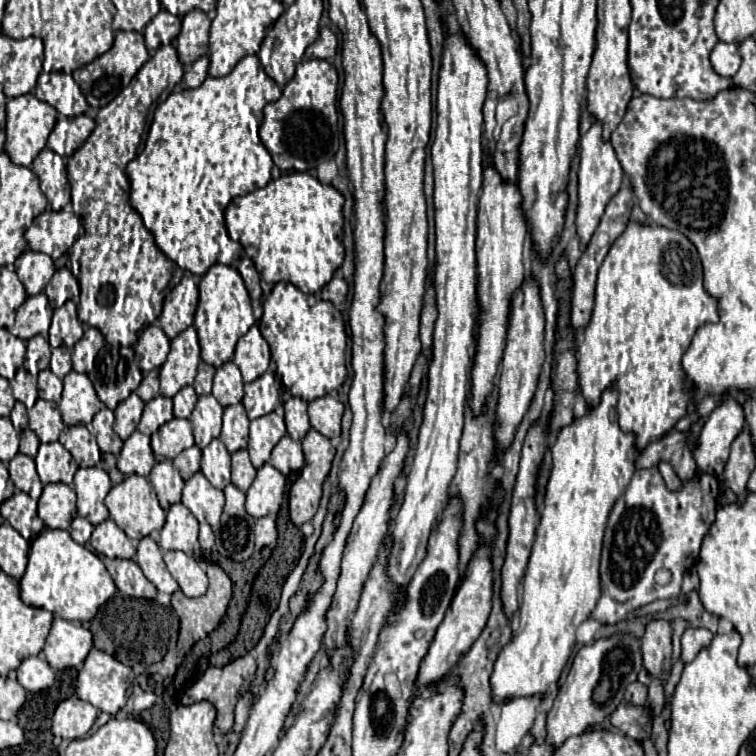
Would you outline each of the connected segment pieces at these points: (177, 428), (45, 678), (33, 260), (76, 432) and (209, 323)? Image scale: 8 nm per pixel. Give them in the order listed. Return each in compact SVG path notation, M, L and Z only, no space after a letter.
M172 418L158 432L152 434L152 450L156 456L174 460L182 450L194 446L190 420Z
M30 656L18 666L18 682L28 692L46 690L54 684L54 670L46 660L40 660L38 656Z
M34 250L22 252L14 264L16 272L18 272L18 276L30 296L44 292L46 284L50 282L50 278L56 272L52 258L48 254L34 252Z
M82 424L70 426L64 436L68 436L68 450L80 468L96 466L100 462L100 450L98 450L96 438L90 434L86 426Z
M214 264L200 280L200 304L194 318L202 348L202 360L216 368L220 368L224 362L230 362L238 338L244 336L254 322L256 318L252 312L250 296L238 270L234 266Z

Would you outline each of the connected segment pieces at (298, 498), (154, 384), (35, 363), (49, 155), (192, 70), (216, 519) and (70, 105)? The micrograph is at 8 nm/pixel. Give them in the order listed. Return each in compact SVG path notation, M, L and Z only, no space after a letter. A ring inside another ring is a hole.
M310 430L302 440L306 464L290 488L290 518L296 526L312 520L322 498L322 486L330 474L336 448L326 436Z
M160 370L148 372L148 374L144 376L144 380L142 380L142 384L136 388L136 394L138 394L144 402L148 402L148 400L152 400L152 398L156 398L156 396L162 394L162 392L160 392L158 376L160 376Z
M38 336L30 338L26 342L26 358L24 358L24 368L32 374L38 376L38 372L46 370L50 366L50 344Z
M44 148L42 154L34 158L32 170L40 178L40 188L54 210L62 210L66 204L70 204L70 184L66 176L66 166L56 152Z
M208 56L198 58L192 66L186 68L184 78L182 78L182 86L184 88L198 88L208 78L208 66L210 66Z
M198 472L186 482L182 490L182 504L196 516L198 522L206 522L212 528L218 528L224 508L224 492L214 488L206 476Z
M64 72L42 74L38 78L34 96L54 106L56 112L64 118L74 118L78 114L86 114L88 110L88 102L80 86L74 82L72 74L64 74Z

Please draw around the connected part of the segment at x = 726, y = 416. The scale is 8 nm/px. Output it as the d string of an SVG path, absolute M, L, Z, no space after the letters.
M726 396L726 402L706 418L706 424L698 436L698 448L694 450L698 470L702 470L704 474L720 476L724 472L730 446L742 430L742 406L738 406L732 396Z

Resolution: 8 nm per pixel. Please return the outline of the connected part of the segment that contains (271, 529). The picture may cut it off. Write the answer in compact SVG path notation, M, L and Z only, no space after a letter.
M270 516L258 518L256 520L256 546L258 548L270 546L276 542L276 538L278 538L278 532L276 532L274 518L270 518Z

